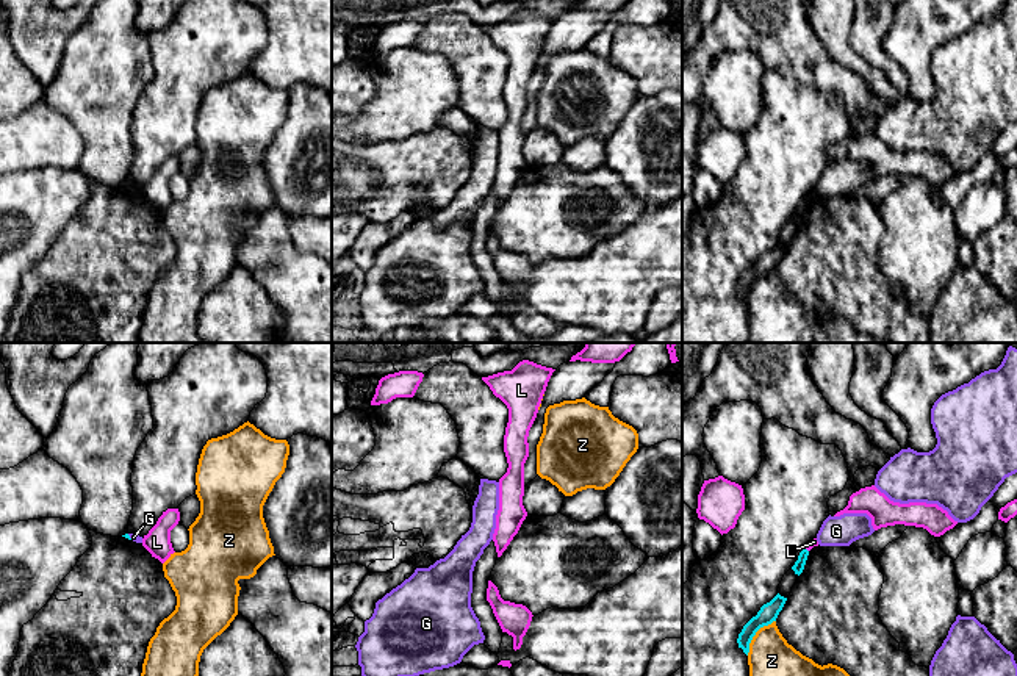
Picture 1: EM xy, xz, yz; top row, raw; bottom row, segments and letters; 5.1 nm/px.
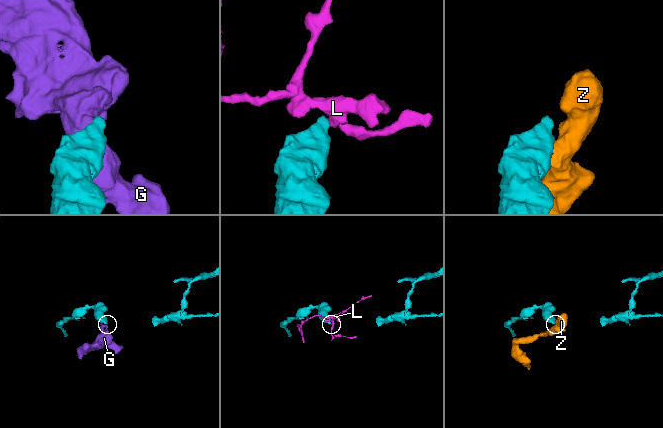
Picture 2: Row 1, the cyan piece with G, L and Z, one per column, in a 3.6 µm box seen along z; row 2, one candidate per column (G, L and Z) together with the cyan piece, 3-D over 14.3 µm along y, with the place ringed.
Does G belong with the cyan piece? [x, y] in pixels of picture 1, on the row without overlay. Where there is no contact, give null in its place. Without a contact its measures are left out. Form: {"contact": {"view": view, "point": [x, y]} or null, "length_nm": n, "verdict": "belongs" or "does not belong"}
{"contact": {"view": "xy", "point": [129, 186]}, "length_nm": 40, "verdict": "does not belong"}

